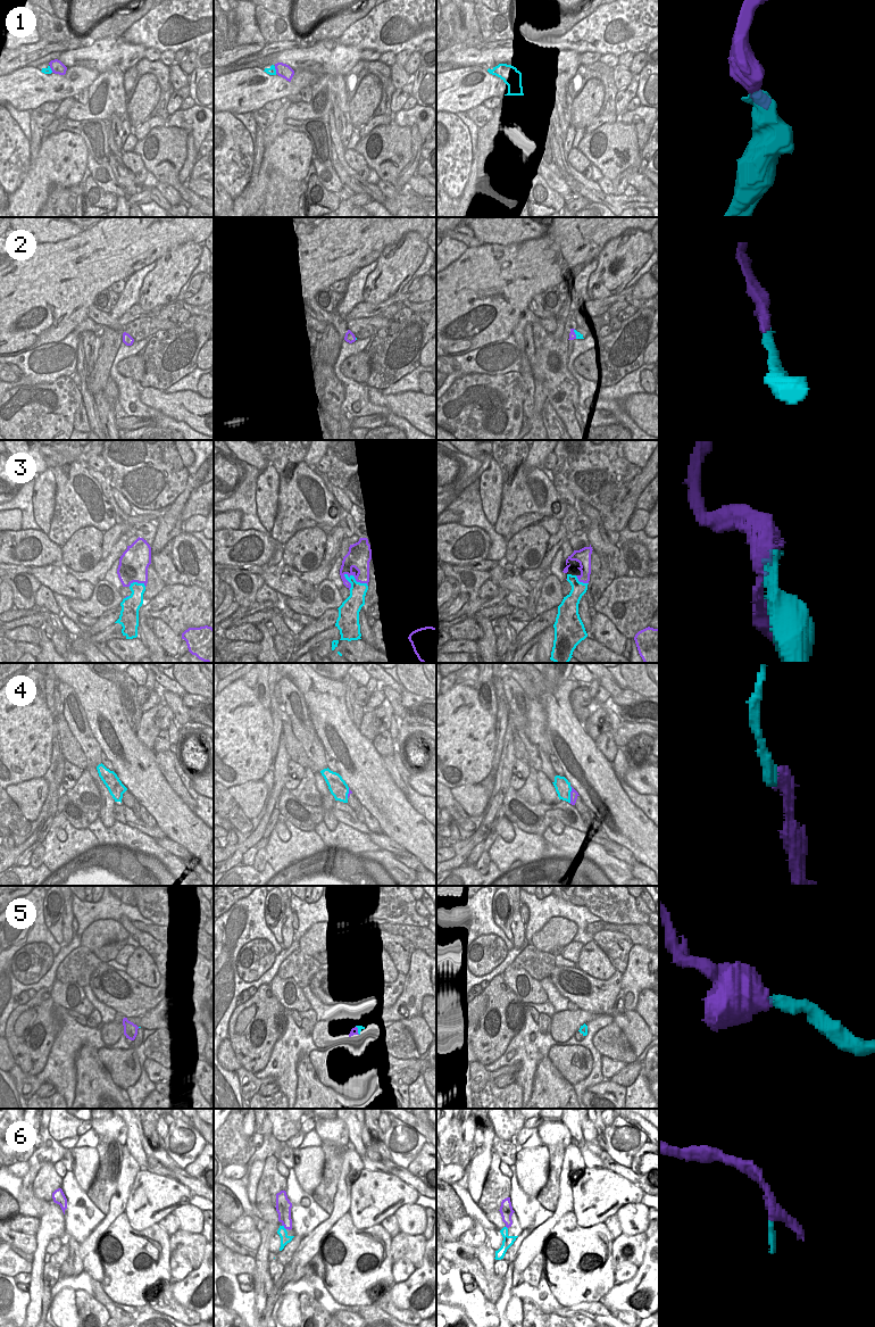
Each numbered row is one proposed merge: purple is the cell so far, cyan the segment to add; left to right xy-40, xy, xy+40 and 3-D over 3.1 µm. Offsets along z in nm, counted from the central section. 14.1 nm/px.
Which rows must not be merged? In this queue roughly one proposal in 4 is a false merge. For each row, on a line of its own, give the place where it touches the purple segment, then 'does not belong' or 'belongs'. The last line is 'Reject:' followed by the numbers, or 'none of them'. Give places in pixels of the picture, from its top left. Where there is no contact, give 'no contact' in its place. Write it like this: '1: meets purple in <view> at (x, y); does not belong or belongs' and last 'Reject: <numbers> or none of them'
1: meets purple in xy at (275, 68); belongs
2: meets purple in xy+40 at (574, 333); belongs
3: meets purple in xy at (355, 578); belongs
4: meets purple in xy+40 at (571, 795); belongs
5: meets purple in xy at (357, 1030); belongs
6: meets purple in xy at (284, 1227); does not belong
Reject: 6

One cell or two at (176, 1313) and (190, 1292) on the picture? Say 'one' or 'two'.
two

